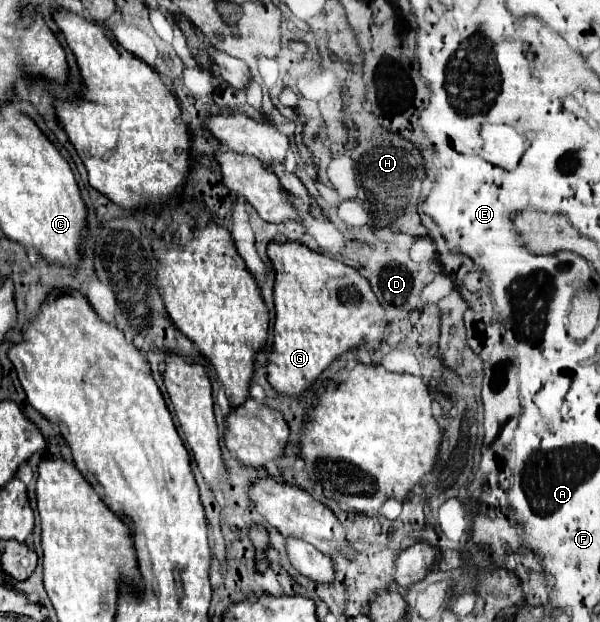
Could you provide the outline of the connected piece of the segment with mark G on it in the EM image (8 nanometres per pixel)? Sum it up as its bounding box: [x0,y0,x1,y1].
[267,239,389,395]

